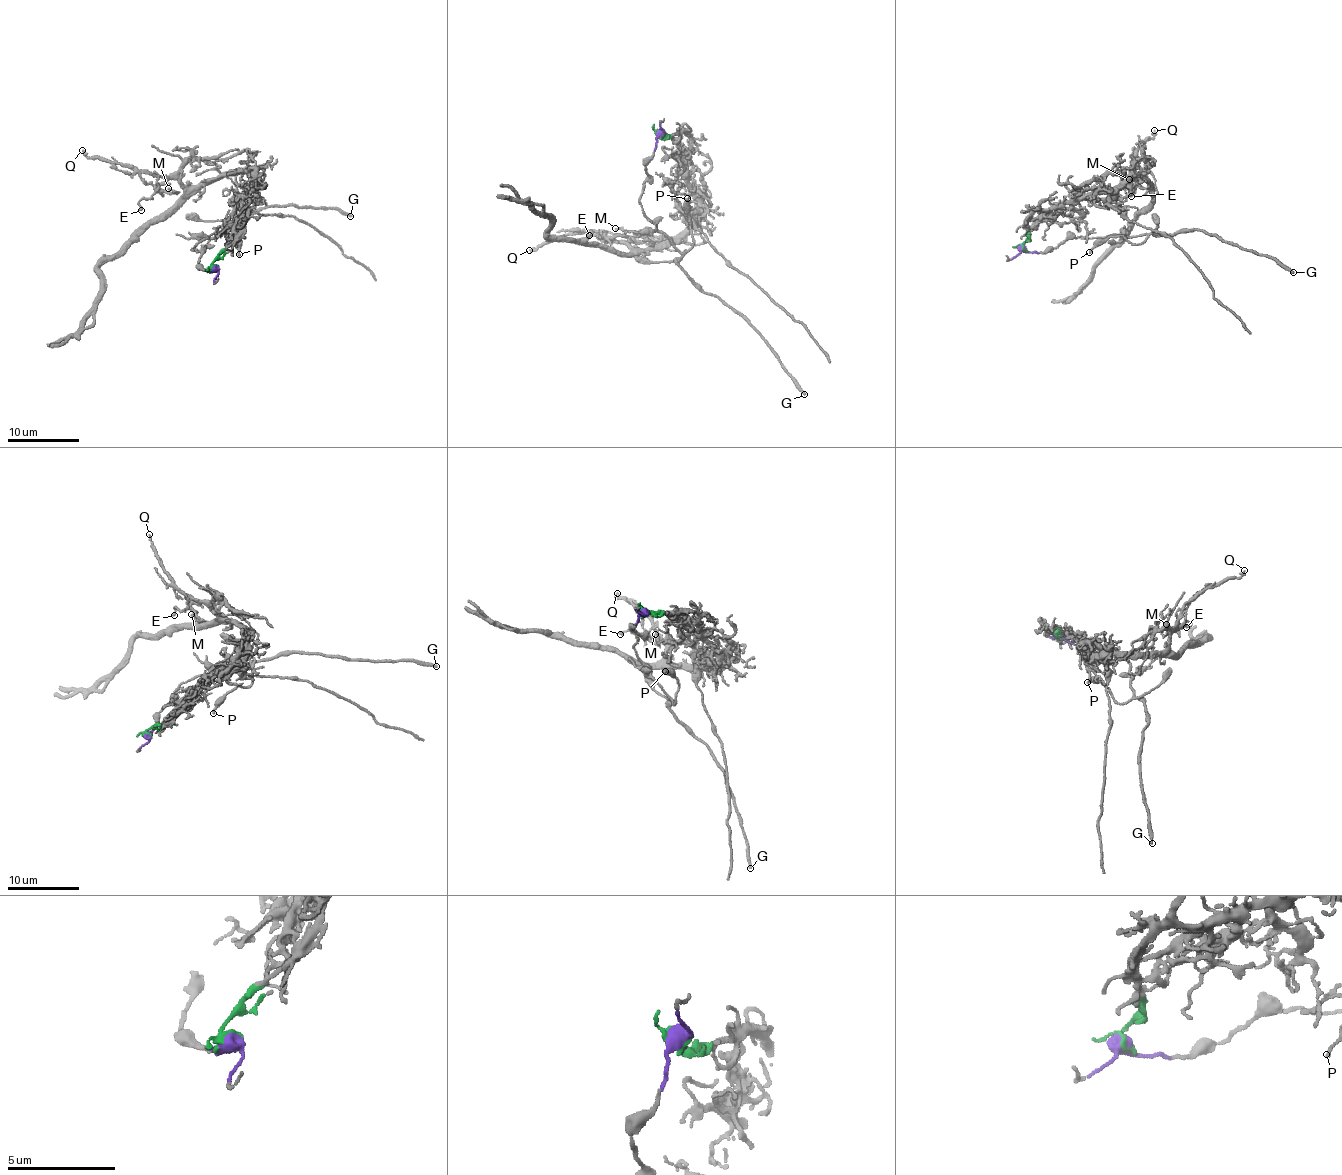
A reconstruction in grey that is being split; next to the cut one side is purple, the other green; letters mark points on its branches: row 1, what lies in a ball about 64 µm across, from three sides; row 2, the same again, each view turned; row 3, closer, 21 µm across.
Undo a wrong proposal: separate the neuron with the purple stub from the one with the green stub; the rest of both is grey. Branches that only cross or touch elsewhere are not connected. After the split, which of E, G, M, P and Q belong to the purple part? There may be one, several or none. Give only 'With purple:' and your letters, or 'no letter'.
With purple: G, P

